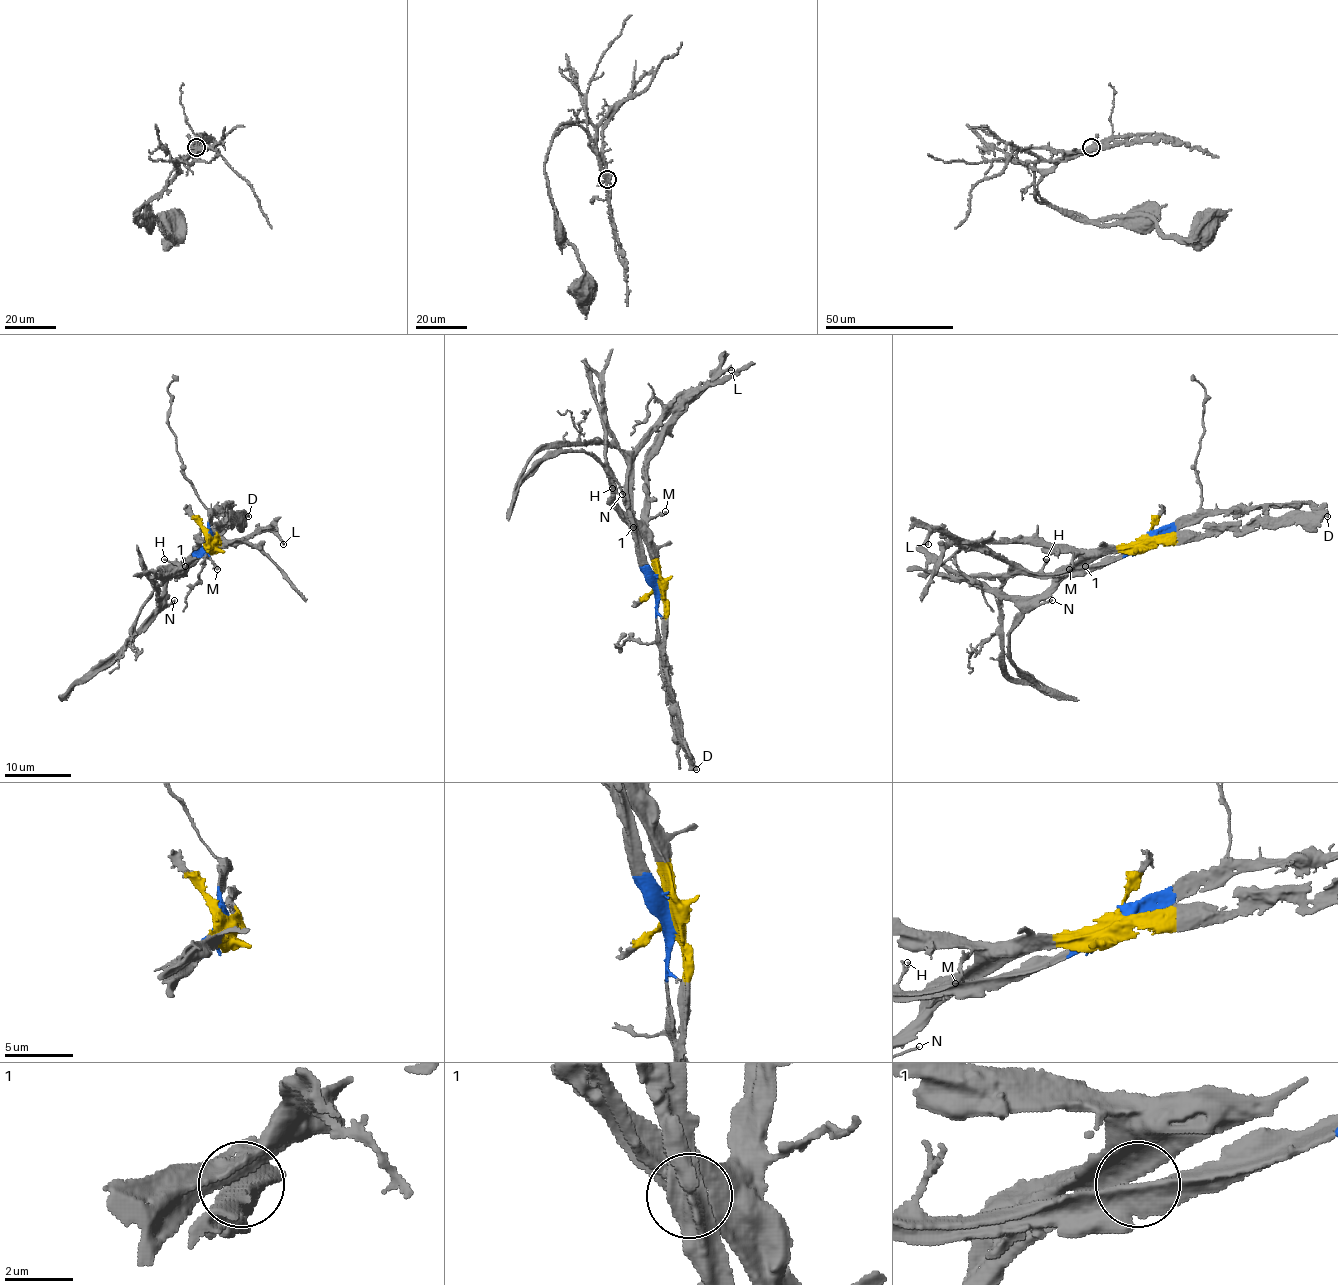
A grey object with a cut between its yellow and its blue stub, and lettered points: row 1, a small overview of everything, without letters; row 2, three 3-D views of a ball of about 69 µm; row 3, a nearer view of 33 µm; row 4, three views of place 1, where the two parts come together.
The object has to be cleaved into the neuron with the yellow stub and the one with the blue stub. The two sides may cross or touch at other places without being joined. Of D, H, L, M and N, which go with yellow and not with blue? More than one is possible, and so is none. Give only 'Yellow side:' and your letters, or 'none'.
Yellow side: D, L, M, N

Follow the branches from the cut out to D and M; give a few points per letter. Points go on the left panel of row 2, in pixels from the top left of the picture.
D: (209, 540), (217, 536), (219, 530), (230, 521), (248, 516)
M: (209, 540), (199, 551), (217, 569)

